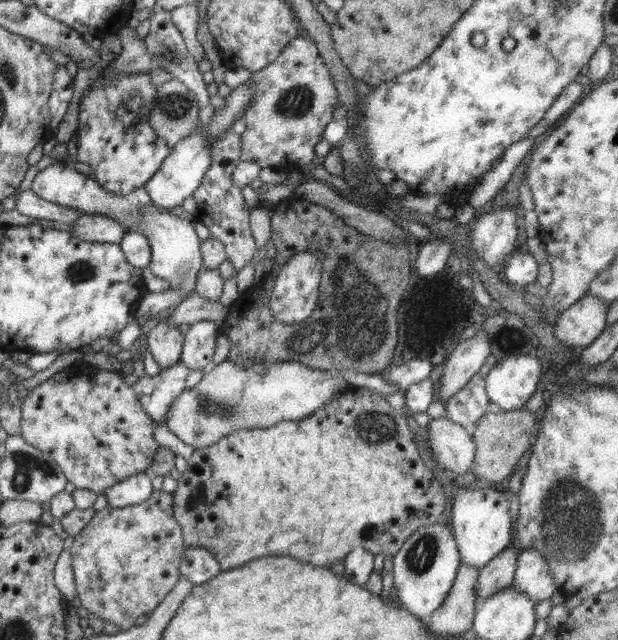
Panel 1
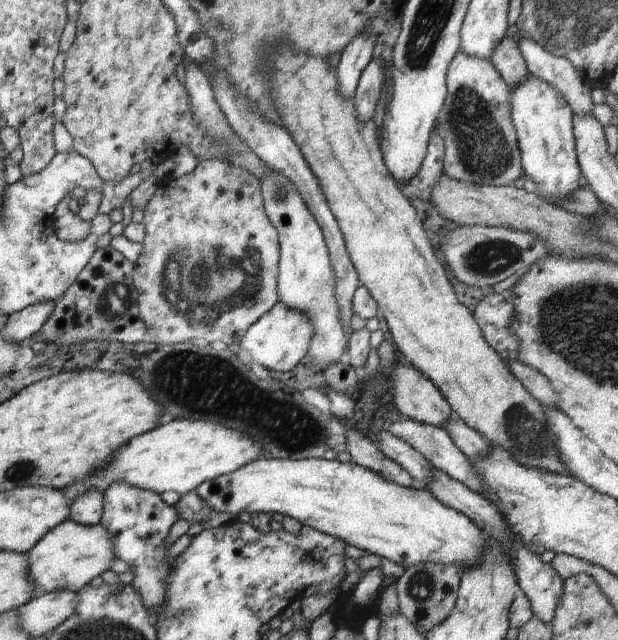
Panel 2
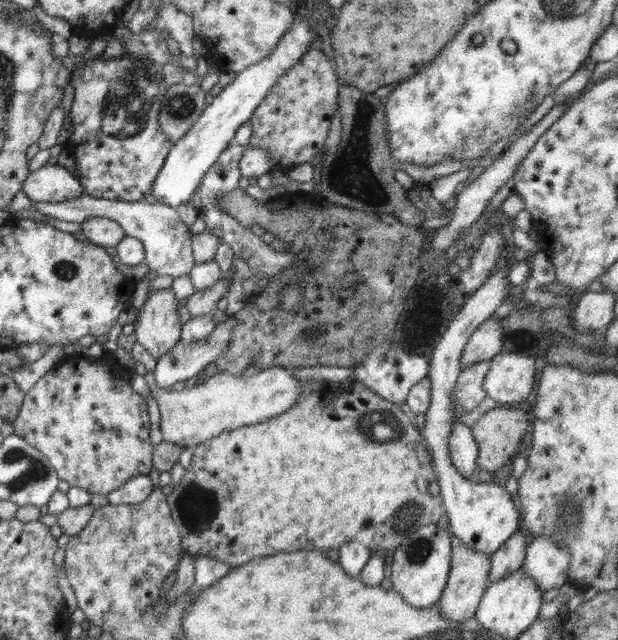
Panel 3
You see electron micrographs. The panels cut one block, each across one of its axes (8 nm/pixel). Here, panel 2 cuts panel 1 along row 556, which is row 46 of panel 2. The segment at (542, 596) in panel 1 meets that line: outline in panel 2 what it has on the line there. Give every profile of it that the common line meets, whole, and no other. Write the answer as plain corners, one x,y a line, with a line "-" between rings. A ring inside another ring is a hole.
517,34
516,44
524,57
530,74
552,85
564,97
574,115
591,114
594,103
592,88
588,86
574,65
564,57
556,56
528,37

